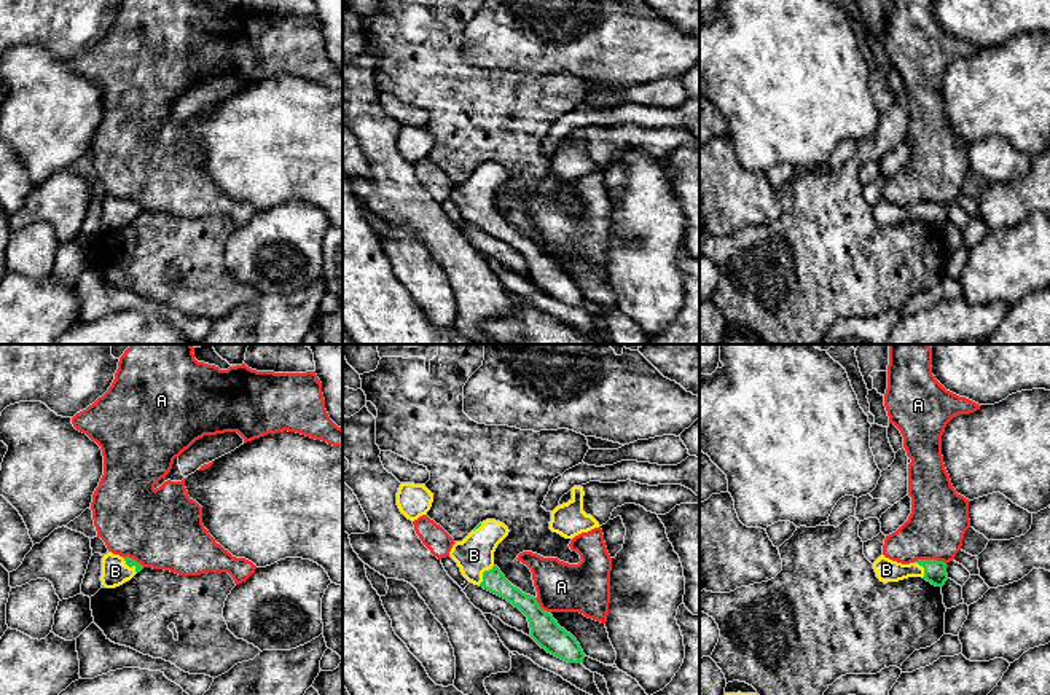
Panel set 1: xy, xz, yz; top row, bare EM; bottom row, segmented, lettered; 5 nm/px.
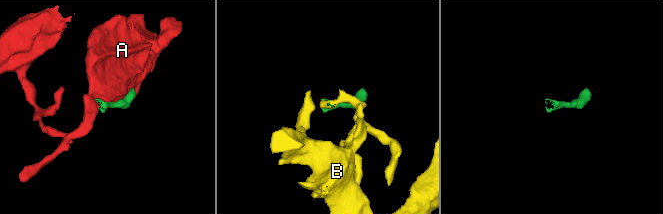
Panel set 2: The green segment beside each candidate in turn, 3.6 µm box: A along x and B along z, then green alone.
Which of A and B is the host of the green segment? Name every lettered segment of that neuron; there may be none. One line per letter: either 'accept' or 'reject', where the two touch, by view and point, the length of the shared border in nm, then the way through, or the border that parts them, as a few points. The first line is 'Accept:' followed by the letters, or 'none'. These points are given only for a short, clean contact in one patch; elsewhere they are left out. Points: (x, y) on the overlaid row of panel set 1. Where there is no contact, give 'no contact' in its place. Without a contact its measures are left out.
Accept: B
A: reject; contact yz (929, 560); length 170 nm
B: accept; contact xz (483, 574); length 130 nm; way xz (494, 581), (483, 574), (474, 555)

